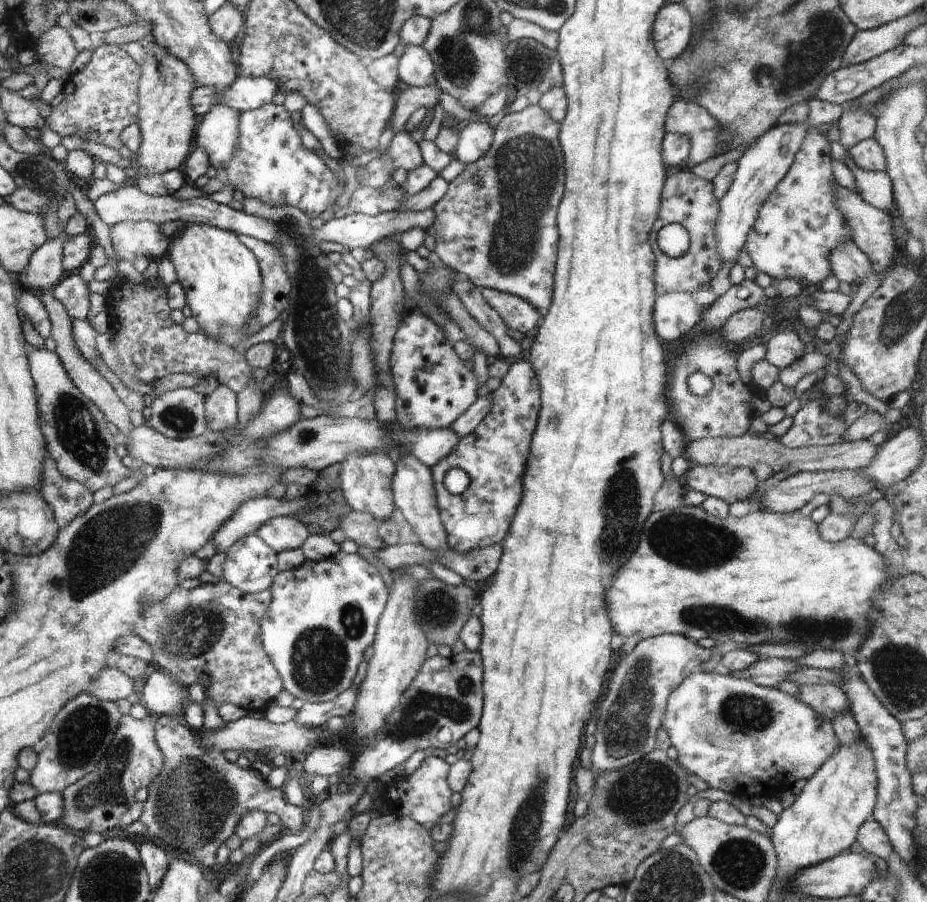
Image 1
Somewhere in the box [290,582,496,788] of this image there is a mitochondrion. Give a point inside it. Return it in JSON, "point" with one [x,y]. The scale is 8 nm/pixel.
{"point":[419,713]}

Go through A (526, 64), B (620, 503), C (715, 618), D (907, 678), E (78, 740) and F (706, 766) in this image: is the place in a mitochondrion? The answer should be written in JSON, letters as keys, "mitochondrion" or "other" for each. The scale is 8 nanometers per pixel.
{"A":"mitochondrion","B":"mitochondrion","C":"mitochondrion","D":"mitochondrion","E":"mitochondrion","F":"other"}

